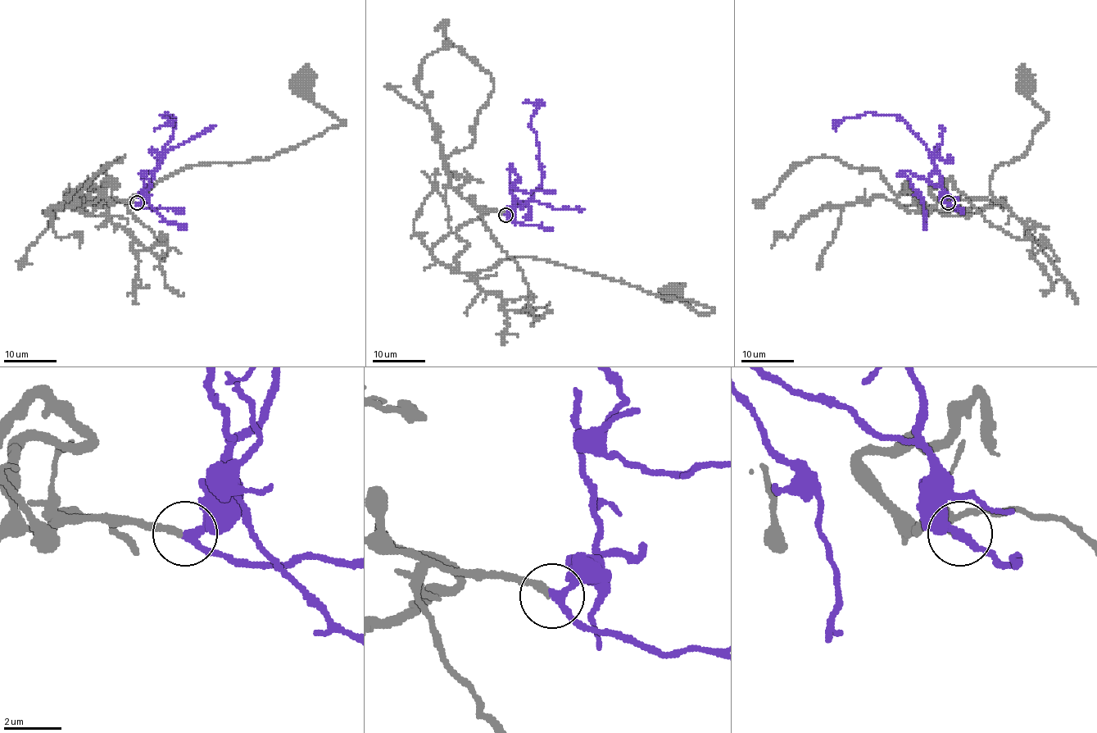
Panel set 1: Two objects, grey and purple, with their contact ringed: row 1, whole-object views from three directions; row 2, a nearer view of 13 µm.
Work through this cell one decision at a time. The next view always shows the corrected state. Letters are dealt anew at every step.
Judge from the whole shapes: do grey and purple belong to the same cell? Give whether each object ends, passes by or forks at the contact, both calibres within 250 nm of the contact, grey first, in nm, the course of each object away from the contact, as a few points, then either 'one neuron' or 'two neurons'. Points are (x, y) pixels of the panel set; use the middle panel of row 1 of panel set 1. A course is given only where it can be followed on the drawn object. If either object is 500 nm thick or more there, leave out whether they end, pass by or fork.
grey ends; purple passes by; calibres 240 and 260 nm; course grey (505, 215), (482, 210), (457, 231), (466, 243), (458, 270), (529, 256), (711, 309), (699, 315), (674, 294); course purple (505, 215), (530, 198), (540, 187), (543, 170), (538, 161), (536, 131), (532, 127), (536, 106), (523, 102); one neuron

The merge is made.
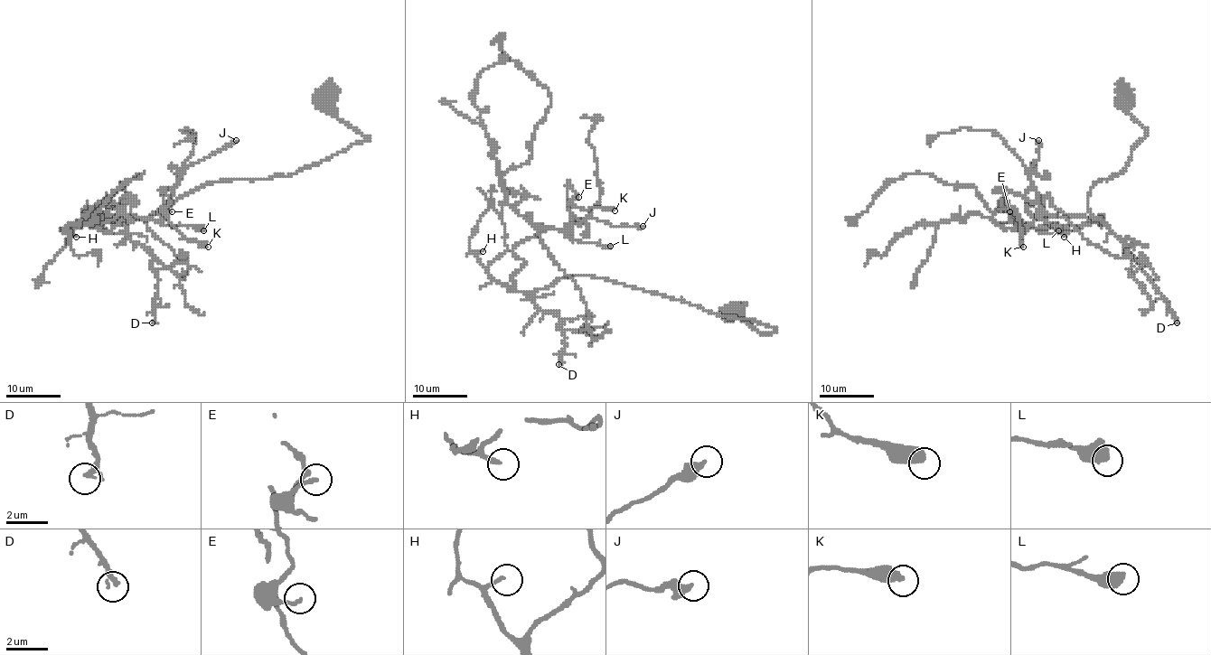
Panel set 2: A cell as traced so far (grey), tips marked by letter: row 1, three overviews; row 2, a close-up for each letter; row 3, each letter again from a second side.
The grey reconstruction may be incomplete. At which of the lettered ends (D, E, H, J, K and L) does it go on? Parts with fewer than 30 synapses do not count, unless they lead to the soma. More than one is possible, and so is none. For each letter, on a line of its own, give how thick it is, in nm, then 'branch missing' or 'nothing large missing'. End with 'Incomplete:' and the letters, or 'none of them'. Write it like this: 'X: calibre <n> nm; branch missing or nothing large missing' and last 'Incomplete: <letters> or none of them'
D: calibre 200 nm; branch missing
E: calibre 160 nm; nothing large missing
H: calibre 200 nm; branch missing
J: calibre 260 nm; nothing large missing
K: calibre 480 nm; nothing large missing
L: calibre 650 nm; nothing large missing
Incomplete: D, H

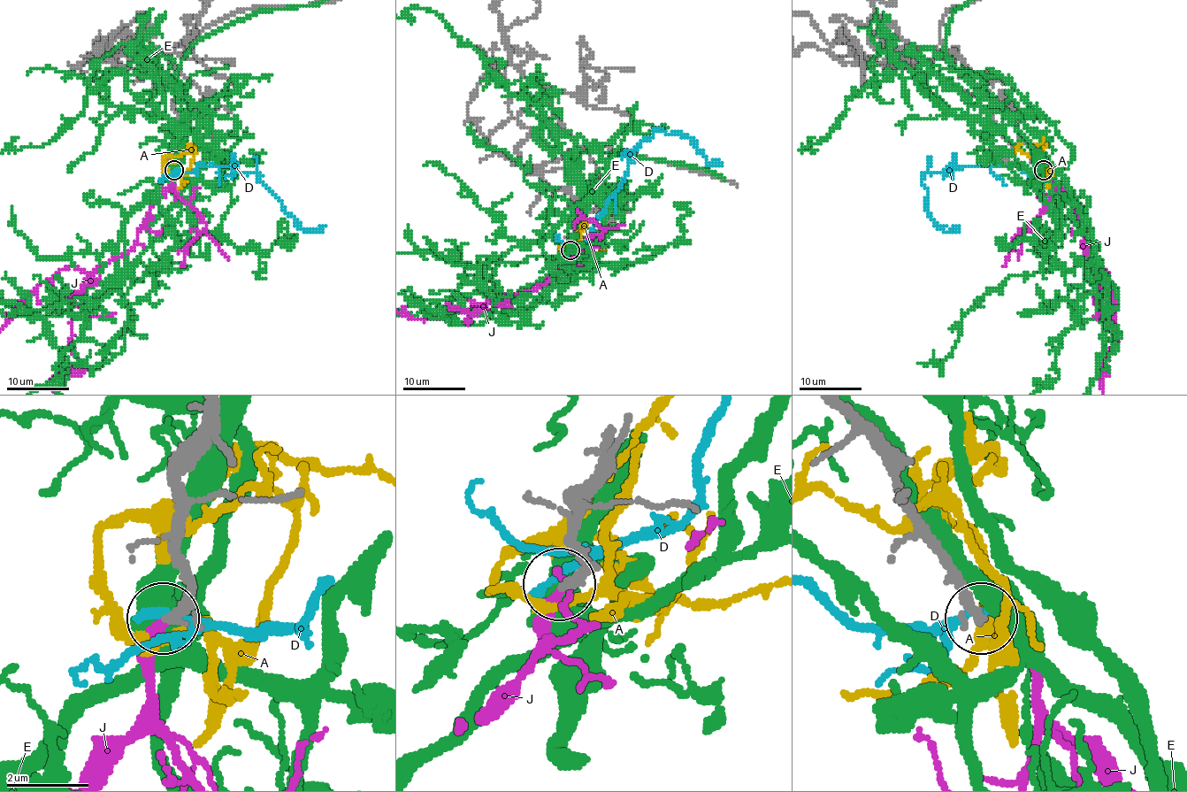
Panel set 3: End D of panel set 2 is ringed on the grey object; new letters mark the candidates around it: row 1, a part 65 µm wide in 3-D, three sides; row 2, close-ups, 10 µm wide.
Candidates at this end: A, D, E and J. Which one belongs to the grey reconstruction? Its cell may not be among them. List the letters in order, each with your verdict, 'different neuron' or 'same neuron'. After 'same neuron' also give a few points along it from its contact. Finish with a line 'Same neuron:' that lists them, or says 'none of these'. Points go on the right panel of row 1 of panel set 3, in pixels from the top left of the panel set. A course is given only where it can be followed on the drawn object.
A: different neuron
D: different neuron
E: different neuron
J: same neuron
Same neuron: J

